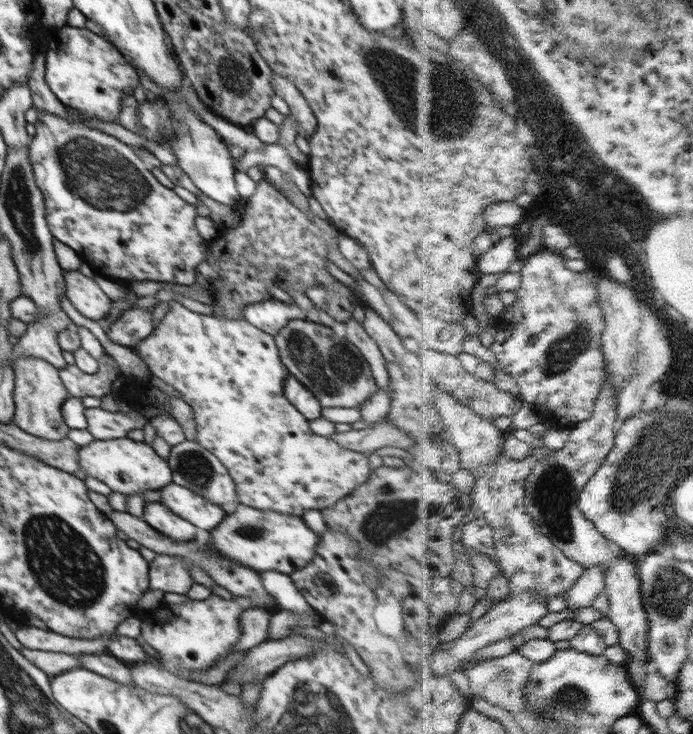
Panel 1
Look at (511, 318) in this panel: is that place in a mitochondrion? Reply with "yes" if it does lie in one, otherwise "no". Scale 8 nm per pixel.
no

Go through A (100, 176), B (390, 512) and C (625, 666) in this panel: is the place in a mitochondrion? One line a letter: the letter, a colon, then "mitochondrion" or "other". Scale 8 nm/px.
A: mitochondrion
B: mitochondrion
C: other

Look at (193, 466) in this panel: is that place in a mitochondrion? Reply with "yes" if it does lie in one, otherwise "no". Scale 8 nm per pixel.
yes

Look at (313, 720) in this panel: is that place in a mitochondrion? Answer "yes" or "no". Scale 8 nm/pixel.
yes

